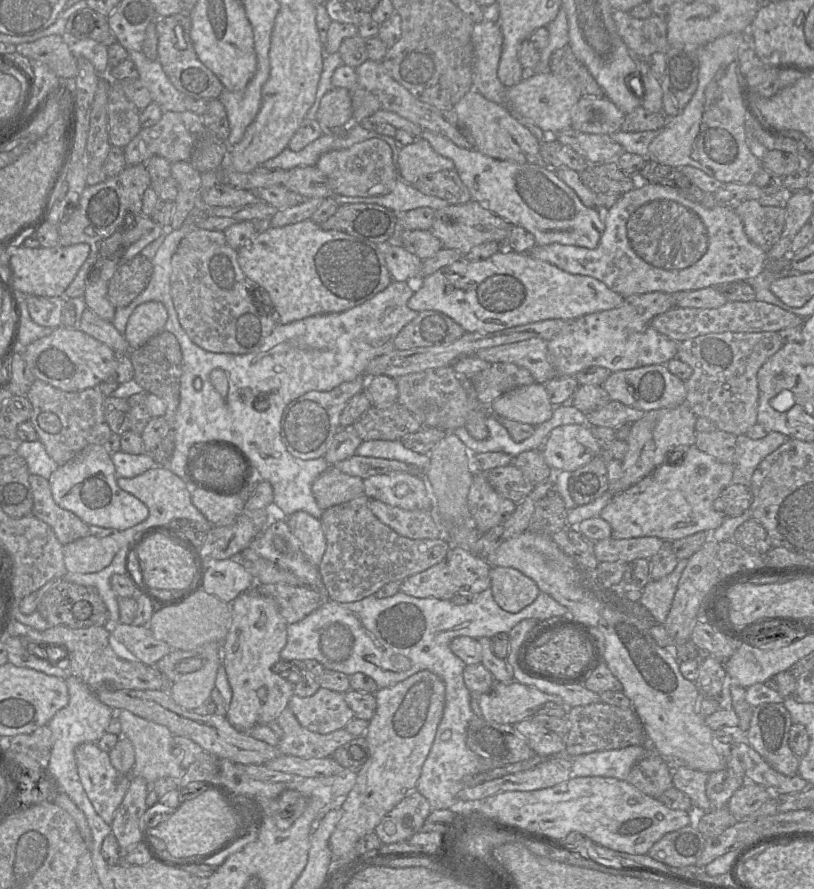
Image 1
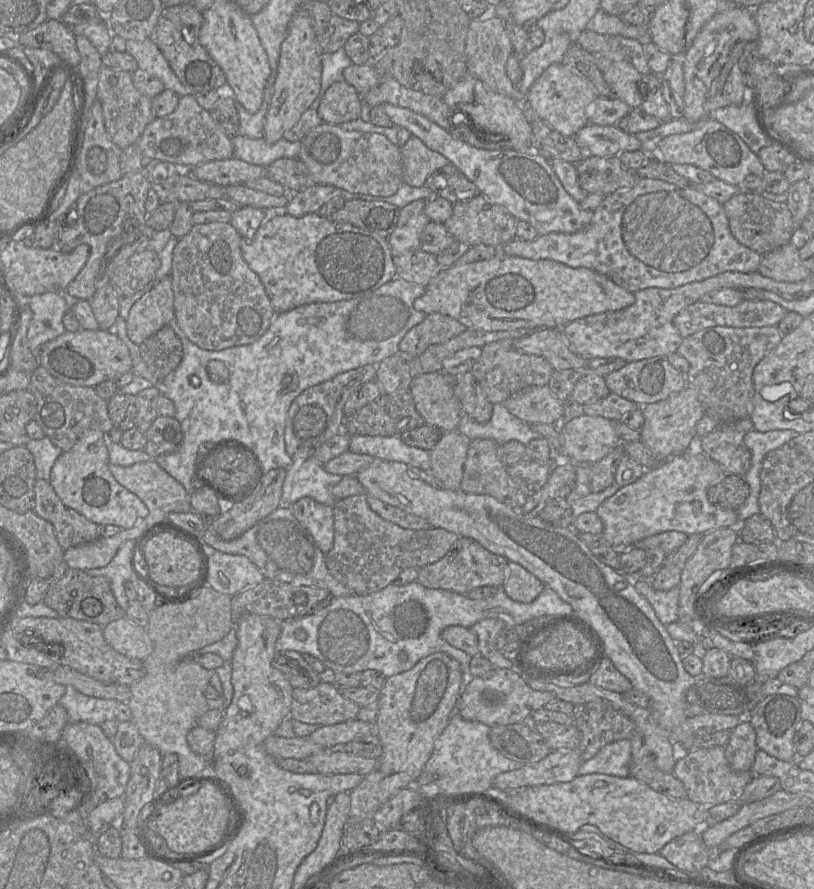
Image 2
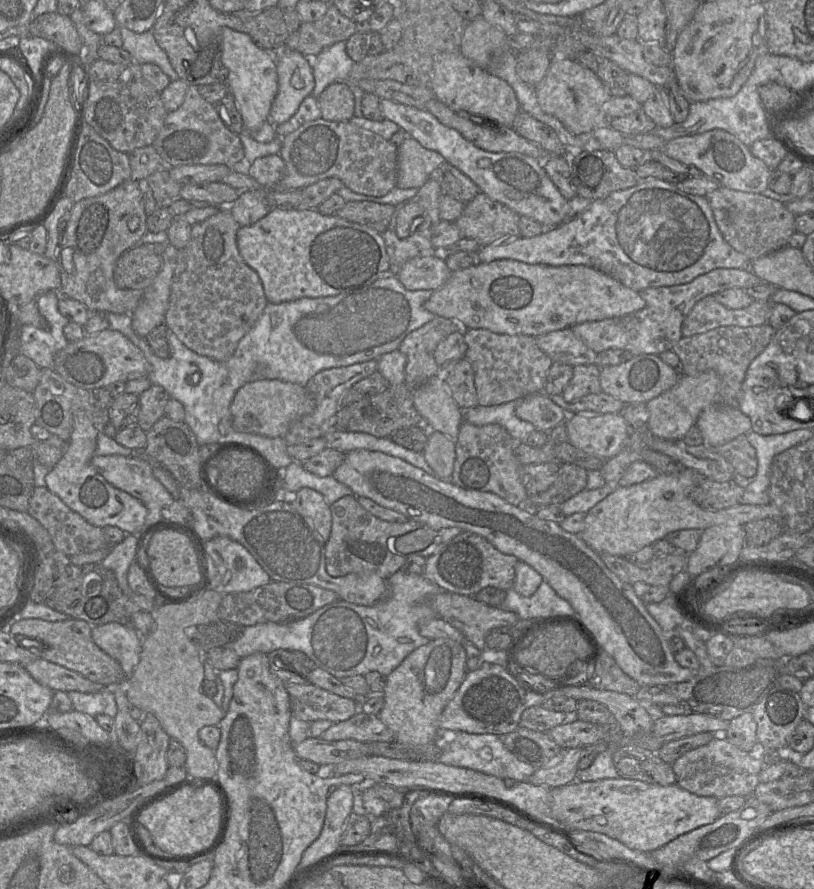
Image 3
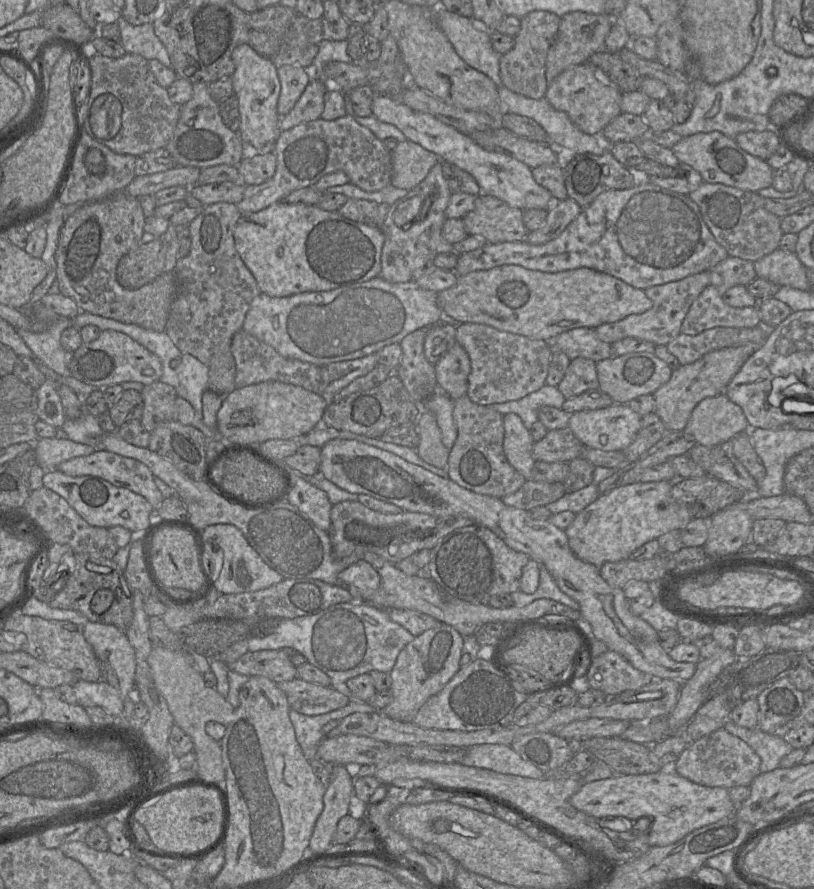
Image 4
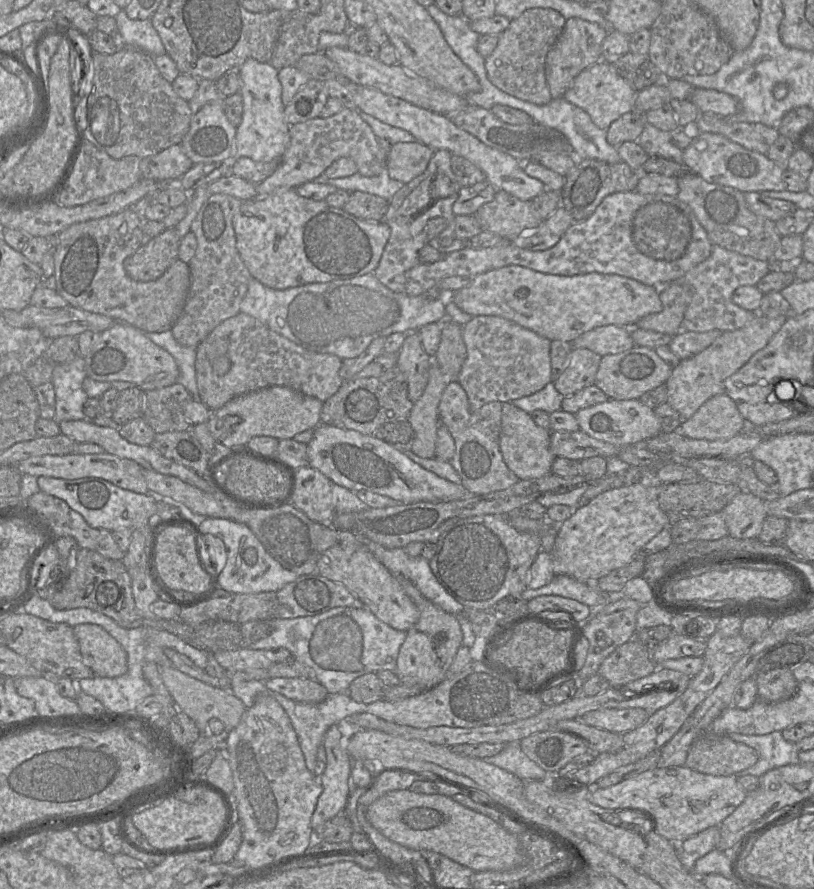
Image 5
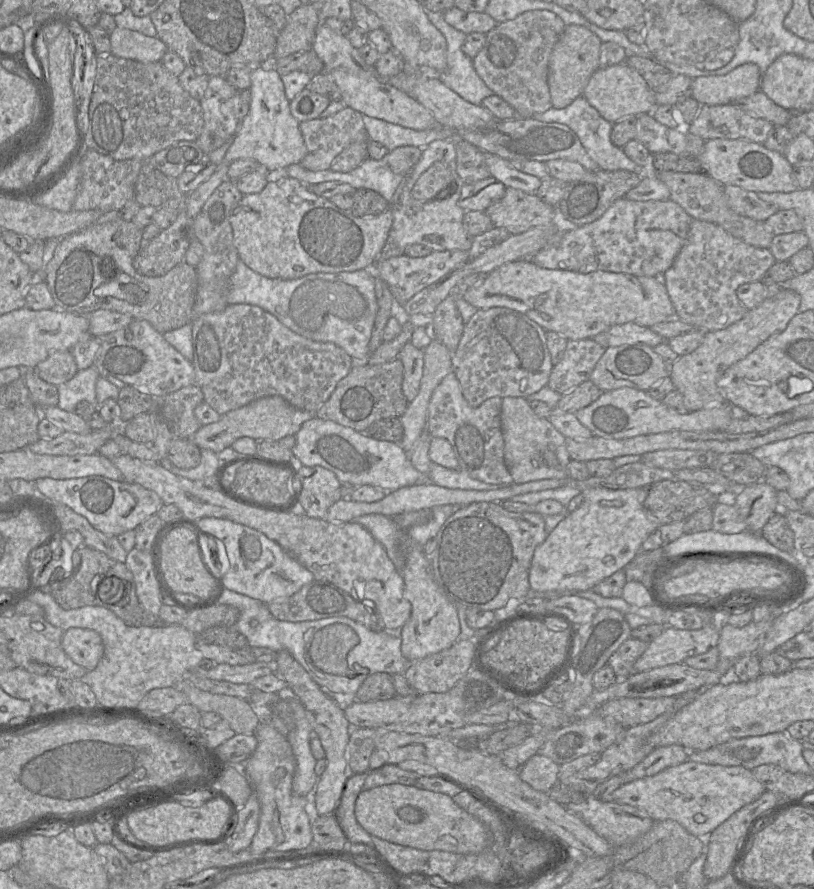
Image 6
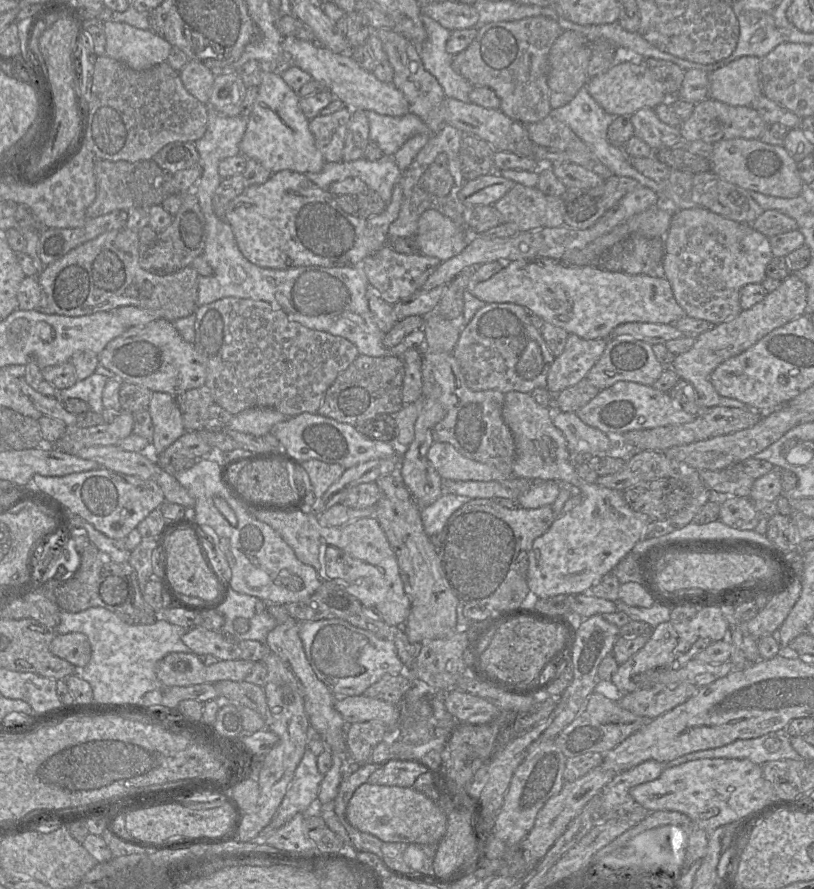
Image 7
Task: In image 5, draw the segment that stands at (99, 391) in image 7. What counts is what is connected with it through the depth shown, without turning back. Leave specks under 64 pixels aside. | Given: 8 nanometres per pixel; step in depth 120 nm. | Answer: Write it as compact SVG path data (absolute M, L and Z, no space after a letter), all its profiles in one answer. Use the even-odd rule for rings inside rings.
M77 355L72 361L55 366L52 384L56 394L57 423L68 420L86 420L84 403L89 398L82 384L87 377L84 358Z

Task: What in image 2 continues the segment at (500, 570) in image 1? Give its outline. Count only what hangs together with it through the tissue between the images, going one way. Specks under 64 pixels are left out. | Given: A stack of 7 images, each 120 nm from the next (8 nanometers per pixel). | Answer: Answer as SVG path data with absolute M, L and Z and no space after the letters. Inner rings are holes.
M507 562L506 577L501 588L510 599L519 603L531 603L540 595L545 586L521 565Z

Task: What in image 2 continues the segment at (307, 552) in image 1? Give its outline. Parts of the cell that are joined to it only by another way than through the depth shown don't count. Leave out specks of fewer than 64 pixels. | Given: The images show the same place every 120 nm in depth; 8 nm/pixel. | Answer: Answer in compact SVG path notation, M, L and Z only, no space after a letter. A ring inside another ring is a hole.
M302 497L291 505L295 518L310 532L320 550L326 554L334 538L332 506L311 497Z

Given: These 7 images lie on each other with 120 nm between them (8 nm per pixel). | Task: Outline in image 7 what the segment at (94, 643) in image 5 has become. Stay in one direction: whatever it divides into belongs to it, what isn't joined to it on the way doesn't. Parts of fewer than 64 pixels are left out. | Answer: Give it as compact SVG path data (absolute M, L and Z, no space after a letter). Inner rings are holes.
M79 632L57 634L50 643L49 650L77 668L86 666L91 658L89 639Z

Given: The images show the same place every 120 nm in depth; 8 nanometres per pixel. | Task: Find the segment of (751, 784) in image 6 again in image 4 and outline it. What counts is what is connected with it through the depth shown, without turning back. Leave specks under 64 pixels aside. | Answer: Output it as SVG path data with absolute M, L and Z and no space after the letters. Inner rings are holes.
M671 769L642 775L615 775L583 784L570 798L570 803L577 810L599 819L625 817L637 821L648 818L651 847L676 843L694 830L732 816L737 807L728 789L696 784Z

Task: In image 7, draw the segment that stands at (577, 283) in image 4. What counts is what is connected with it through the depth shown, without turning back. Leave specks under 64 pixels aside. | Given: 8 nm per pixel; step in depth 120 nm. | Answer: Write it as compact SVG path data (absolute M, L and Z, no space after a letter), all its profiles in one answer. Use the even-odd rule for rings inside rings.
M547 257L506 262L504 267L488 280L473 282L470 290L475 297L486 304L518 304L530 314L537 315L545 321L563 328L568 334L575 334L585 340L608 339L615 327L628 322L674 324L686 316L684 310L675 300L669 281L661 273L631 275L611 272L599 266L570 266L561 260Z

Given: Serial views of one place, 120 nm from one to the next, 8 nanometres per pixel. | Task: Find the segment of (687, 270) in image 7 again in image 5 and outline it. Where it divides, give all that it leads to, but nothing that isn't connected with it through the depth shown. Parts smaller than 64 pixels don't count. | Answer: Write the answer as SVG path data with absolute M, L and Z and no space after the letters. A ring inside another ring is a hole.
M713 245L710 256L674 281L686 284L692 289L692 300L684 314L682 331L707 332L719 330L733 331L744 327L755 314L736 305L732 300L734 291L740 286L753 285L772 268L779 265L773 261L761 261L745 256L721 246Z

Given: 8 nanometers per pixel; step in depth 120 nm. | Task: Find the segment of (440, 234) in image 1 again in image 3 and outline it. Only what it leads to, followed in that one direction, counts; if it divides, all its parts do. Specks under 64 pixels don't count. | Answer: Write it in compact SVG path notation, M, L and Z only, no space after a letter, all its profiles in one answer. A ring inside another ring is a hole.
M481 191L469 202L459 218L454 221L462 238L471 238L480 246L487 246L497 243L505 238L520 236L519 229L520 215L500 202L490 199Z

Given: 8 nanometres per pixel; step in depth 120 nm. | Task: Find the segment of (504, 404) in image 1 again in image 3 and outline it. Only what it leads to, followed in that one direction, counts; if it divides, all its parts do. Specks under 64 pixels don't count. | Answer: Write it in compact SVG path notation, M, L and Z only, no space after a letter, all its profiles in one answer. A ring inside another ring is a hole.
M544 392L524 397L516 407L516 414L520 419L532 423L537 430L545 432L565 423L569 417L567 410Z

